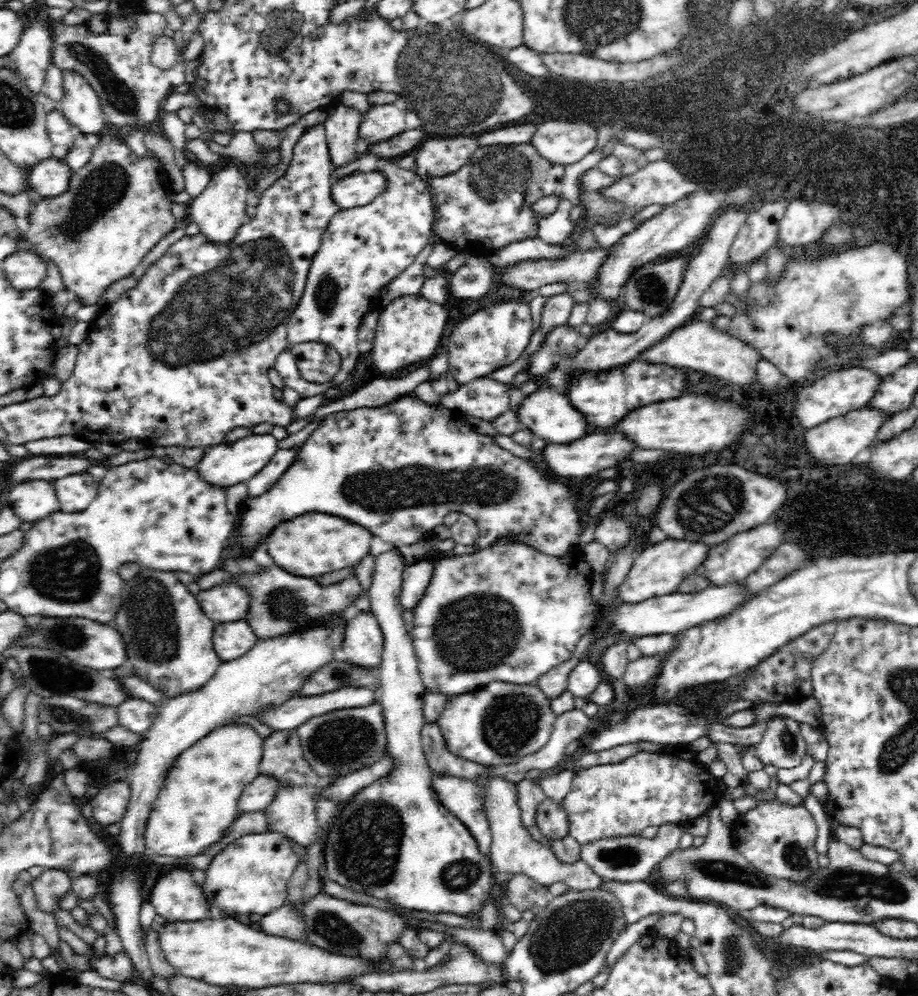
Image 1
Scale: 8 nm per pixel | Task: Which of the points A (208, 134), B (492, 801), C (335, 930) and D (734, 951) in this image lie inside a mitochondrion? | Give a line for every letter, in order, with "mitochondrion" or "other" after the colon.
A: other
B: mitochondrion
C: mitochondrion
D: mitochondrion

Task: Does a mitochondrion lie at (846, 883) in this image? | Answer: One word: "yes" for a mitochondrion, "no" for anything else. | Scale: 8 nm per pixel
yes

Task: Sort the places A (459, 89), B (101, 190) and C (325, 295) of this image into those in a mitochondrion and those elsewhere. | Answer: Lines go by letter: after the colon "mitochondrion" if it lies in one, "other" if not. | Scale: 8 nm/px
A: mitochondrion
B: mitochondrion
C: mitochondrion

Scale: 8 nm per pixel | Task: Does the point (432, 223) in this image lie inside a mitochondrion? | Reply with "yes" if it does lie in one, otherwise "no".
no

